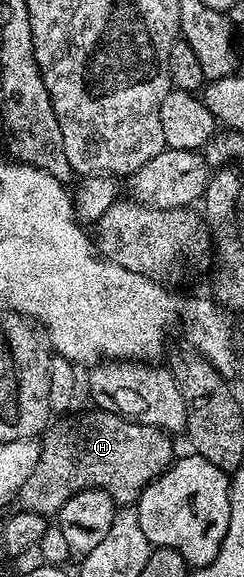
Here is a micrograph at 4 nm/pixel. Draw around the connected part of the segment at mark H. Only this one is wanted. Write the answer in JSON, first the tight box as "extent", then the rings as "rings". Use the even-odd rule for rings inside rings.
{"extent":[18,410,177,517],"rings":[[[94,410],[60,418],[59,424],[48,426],[39,443],[37,466],[19,490],[18,510],[55,517],[69,497],[89,489],[109,493],[116,504],[131,505],[147,484],[171,466],[177,452],[168,432],[134,422],[113,411]]]}

